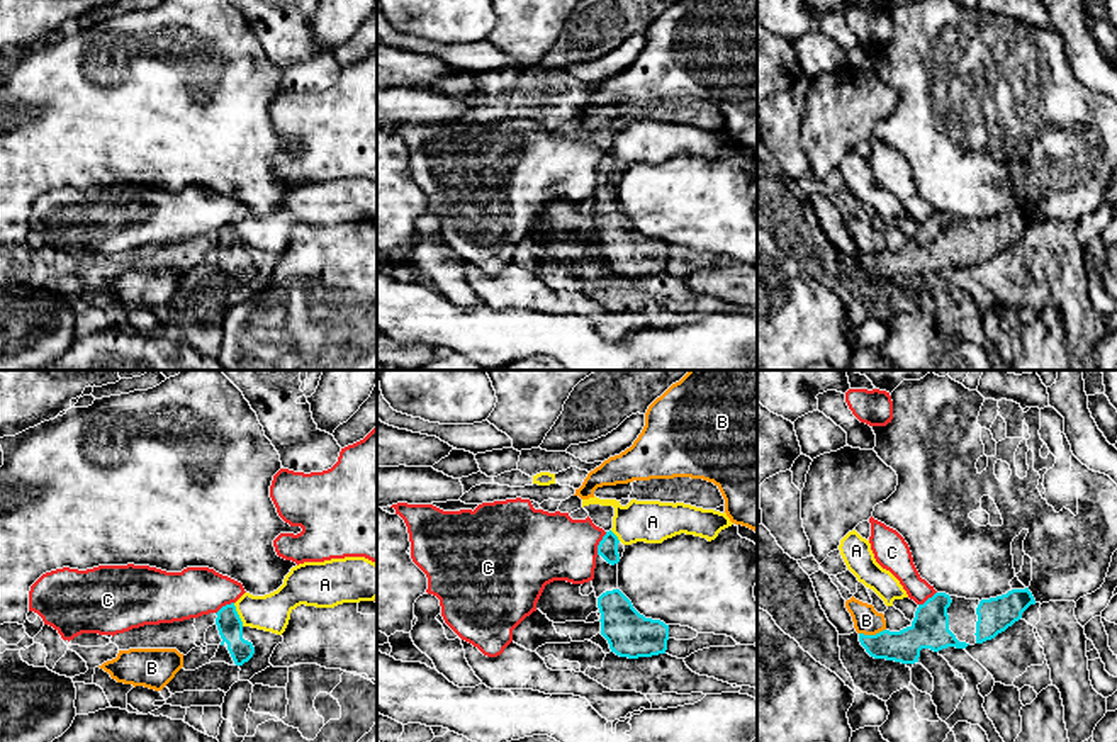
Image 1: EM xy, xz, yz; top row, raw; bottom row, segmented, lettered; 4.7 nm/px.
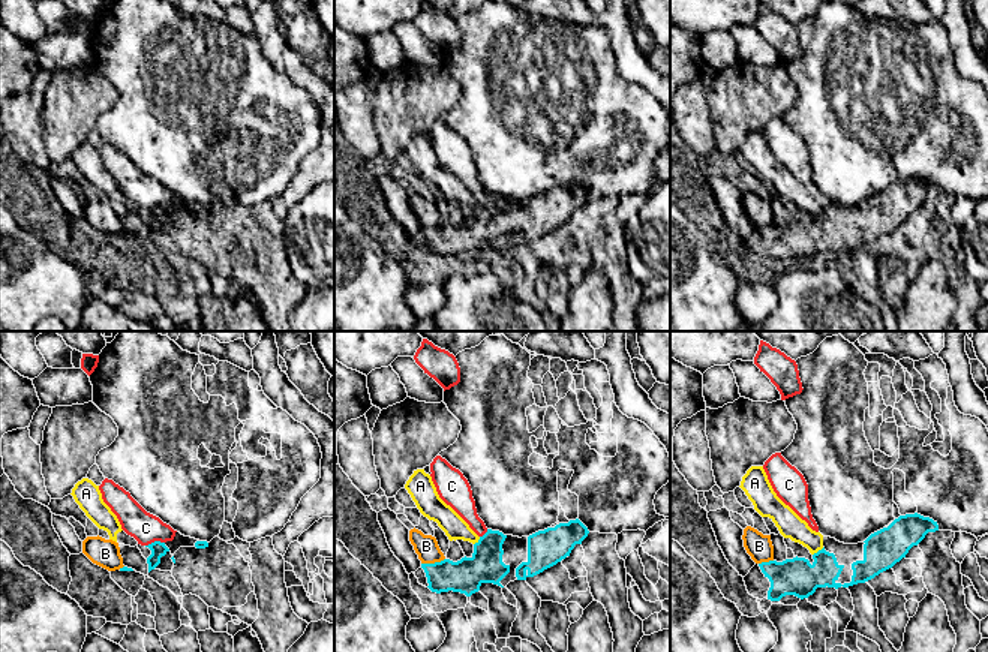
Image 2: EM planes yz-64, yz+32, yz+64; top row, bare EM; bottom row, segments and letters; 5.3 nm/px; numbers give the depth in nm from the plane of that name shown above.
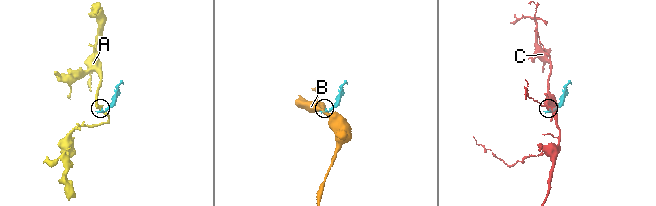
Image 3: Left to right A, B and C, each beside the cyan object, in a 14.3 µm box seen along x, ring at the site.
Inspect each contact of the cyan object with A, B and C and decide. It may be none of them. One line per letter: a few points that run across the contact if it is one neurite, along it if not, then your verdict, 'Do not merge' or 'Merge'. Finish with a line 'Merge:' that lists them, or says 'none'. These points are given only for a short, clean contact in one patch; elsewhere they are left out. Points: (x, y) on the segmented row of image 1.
A: Line: xy (233, 603), (243, 625). Do not merge
B: Line: yz (885, 629), (875, 634), (859, 634). Do not merge
C: Line: xz (606, 532), (596, 554). Do not merge
Merge: none

